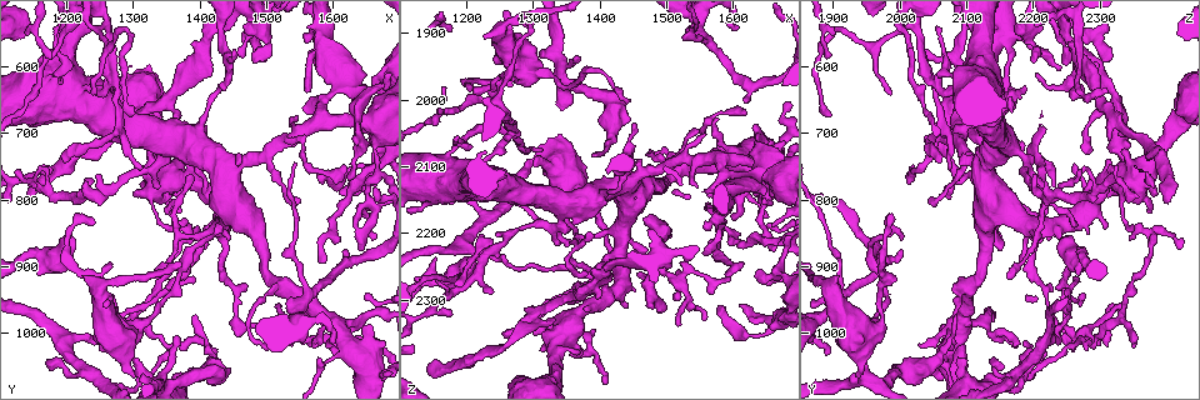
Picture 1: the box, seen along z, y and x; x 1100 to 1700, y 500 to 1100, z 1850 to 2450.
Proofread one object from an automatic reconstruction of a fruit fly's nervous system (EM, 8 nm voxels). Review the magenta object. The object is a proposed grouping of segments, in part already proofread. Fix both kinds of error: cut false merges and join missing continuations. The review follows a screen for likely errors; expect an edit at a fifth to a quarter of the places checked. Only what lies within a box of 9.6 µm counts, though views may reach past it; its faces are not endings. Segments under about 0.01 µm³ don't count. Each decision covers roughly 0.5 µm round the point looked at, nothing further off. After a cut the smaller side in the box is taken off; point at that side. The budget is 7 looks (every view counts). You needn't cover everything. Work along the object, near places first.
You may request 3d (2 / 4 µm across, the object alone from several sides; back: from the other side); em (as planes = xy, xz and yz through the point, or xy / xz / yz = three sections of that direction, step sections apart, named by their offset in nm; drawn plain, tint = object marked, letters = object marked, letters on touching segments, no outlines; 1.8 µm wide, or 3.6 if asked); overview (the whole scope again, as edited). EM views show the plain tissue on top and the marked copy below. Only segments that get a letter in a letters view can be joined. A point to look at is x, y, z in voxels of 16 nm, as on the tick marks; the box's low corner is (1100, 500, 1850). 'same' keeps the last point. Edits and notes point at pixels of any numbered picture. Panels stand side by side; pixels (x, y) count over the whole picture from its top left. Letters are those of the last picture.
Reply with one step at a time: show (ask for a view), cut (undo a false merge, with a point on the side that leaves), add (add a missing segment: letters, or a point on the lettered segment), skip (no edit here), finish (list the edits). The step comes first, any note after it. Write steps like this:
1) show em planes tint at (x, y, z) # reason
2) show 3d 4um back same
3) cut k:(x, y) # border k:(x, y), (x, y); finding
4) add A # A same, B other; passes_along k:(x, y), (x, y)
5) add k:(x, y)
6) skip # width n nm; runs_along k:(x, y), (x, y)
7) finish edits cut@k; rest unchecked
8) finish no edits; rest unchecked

show 3d 4um at (1390, 765, 2200) # thin end

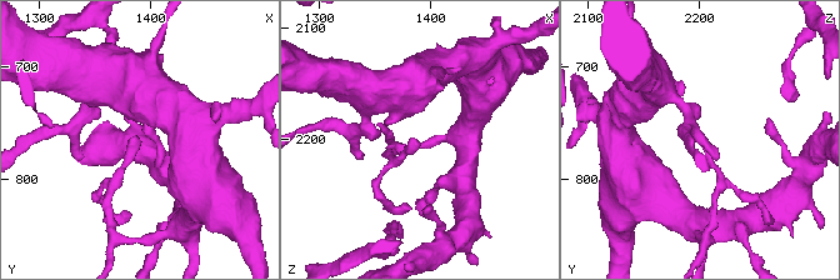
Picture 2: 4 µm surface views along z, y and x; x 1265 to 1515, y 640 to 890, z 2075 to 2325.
show em planes letters at (1388, 764, 2200) # shape alone is not enough

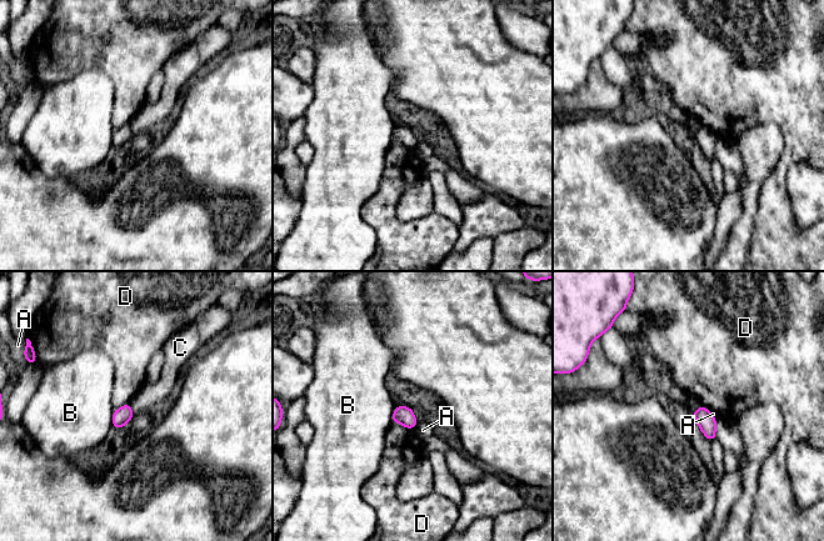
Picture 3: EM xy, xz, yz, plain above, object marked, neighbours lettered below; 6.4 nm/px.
skip # width 110 nm; A other, B other, C other, D other; border 3:(412, 410), (418, 421); no lettered segment goes on from it

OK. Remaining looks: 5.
show 3d 2um at (1215, 860, 2240) # branch stops here

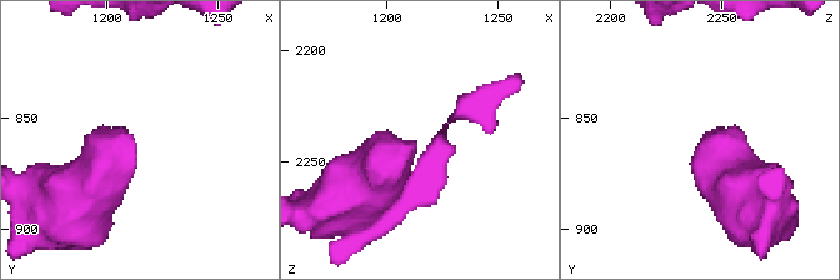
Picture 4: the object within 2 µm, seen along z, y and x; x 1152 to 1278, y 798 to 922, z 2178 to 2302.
show em xy step 4 tint at (1213, 862, 2242)

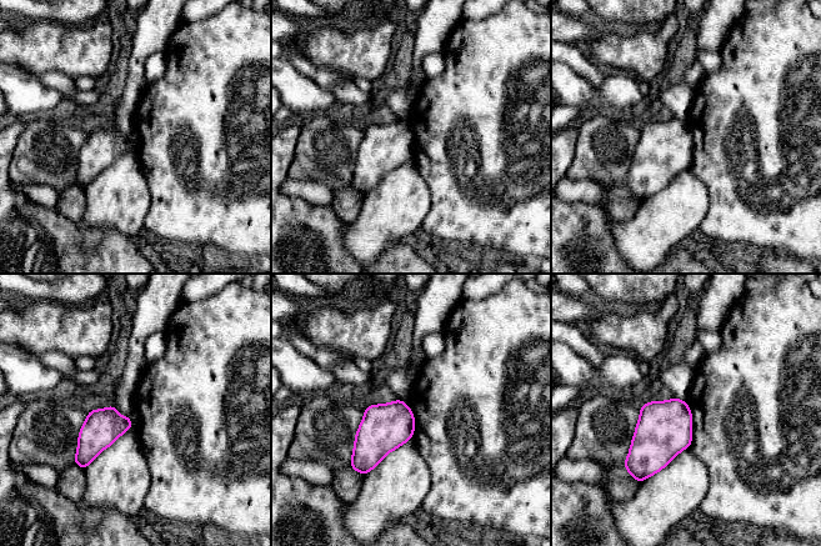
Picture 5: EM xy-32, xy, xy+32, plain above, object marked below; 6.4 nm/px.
show em planes letters same

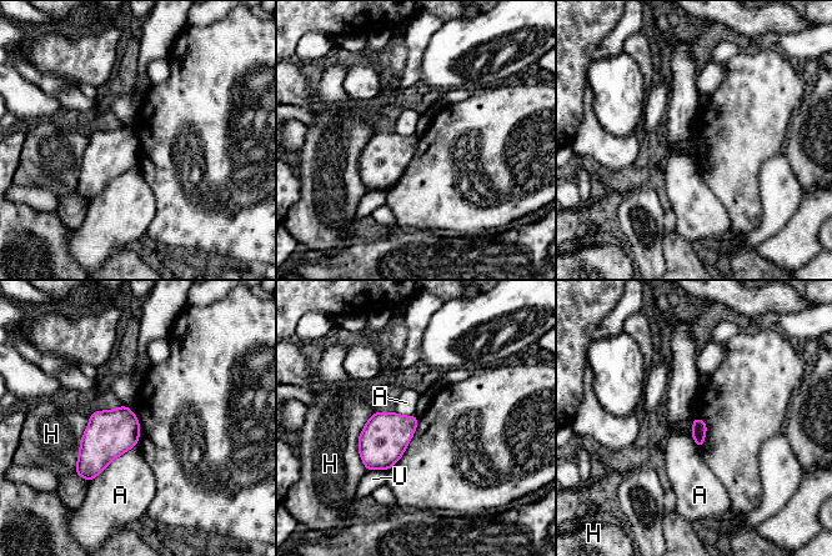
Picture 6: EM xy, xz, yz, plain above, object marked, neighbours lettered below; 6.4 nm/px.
skip # A other, H other, U other; border 6:(136, 444), (116, 456), (89, 481); no lettered segment goes on from it

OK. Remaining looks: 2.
show em 3.6um xy step 4 tint at (1260, 555, 2030) # side arm on a straight run

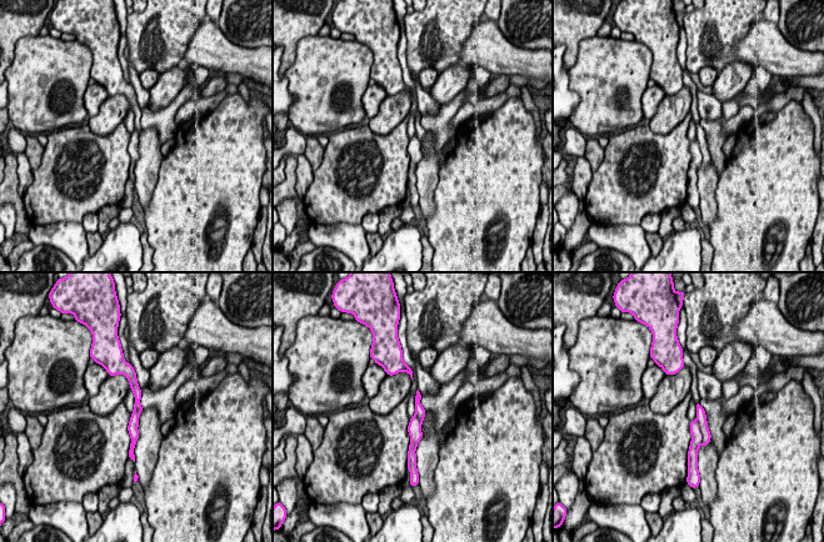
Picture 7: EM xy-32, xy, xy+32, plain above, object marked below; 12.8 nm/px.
show em 3.6um xy step 4 letters same # see the neighbours

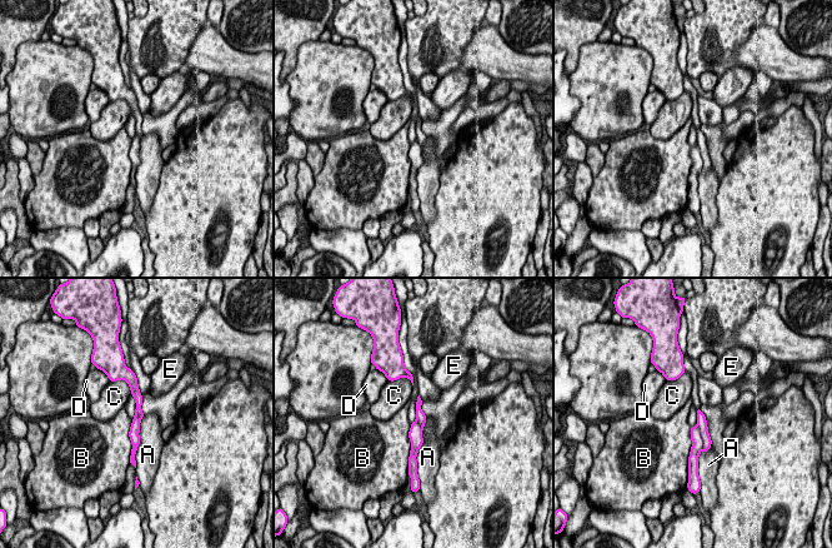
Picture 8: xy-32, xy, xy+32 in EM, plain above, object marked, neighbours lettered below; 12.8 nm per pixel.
skip # A other, B other, C other, D other, E other; one neuron here

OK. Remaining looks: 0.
finish no edits; rest unchecked

